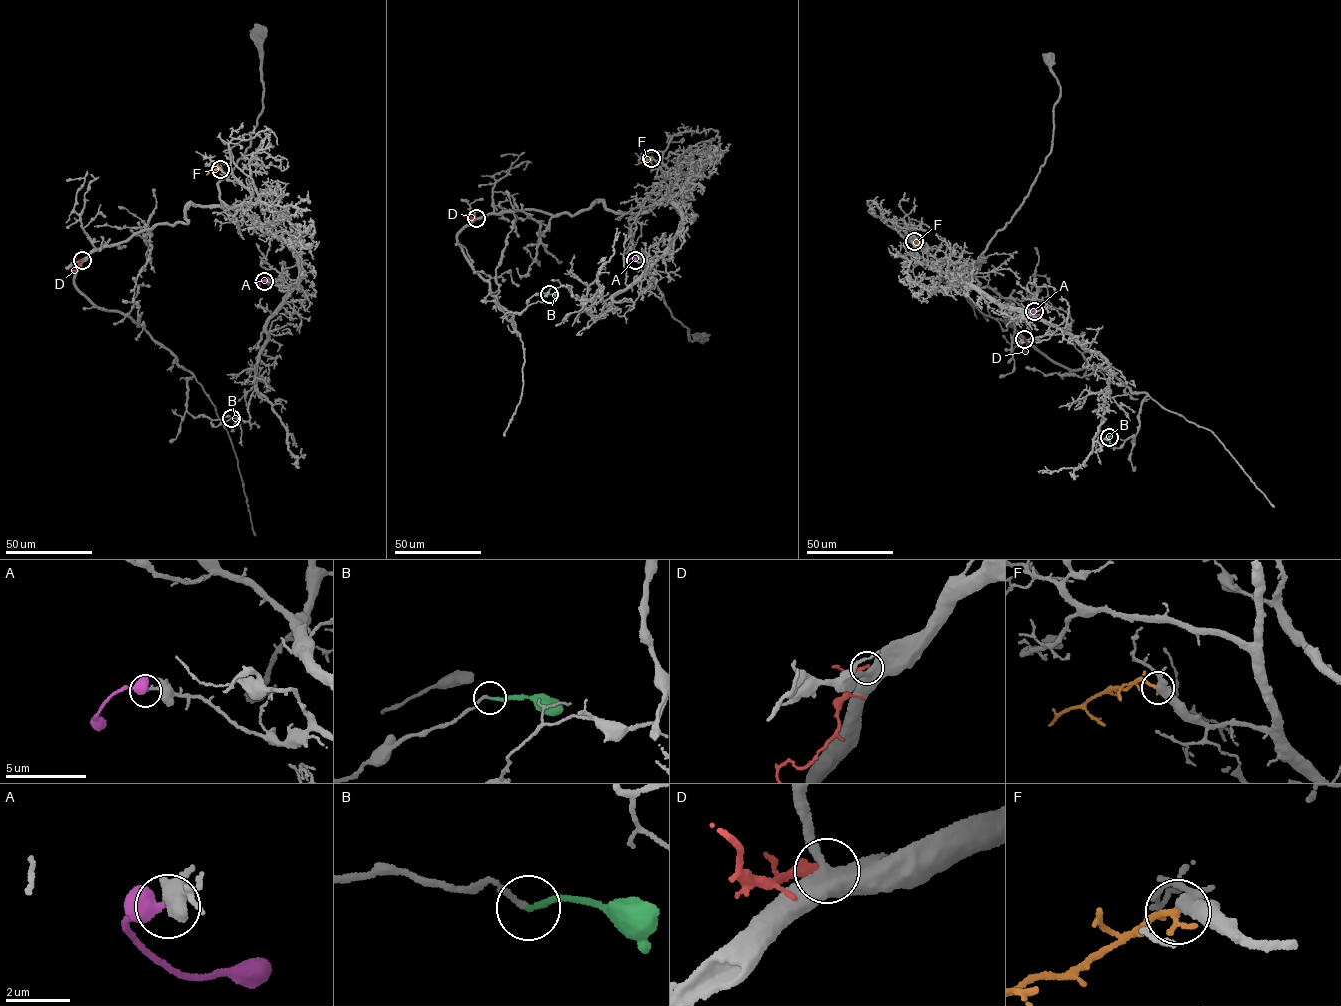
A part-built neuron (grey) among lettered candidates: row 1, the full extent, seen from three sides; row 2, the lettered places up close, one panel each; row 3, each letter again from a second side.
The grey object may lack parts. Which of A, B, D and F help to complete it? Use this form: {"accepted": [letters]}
{"accepted": ["B", "F"]}

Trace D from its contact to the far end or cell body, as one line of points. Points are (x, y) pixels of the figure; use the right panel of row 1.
D: (1025, 339), (1027, 354)

